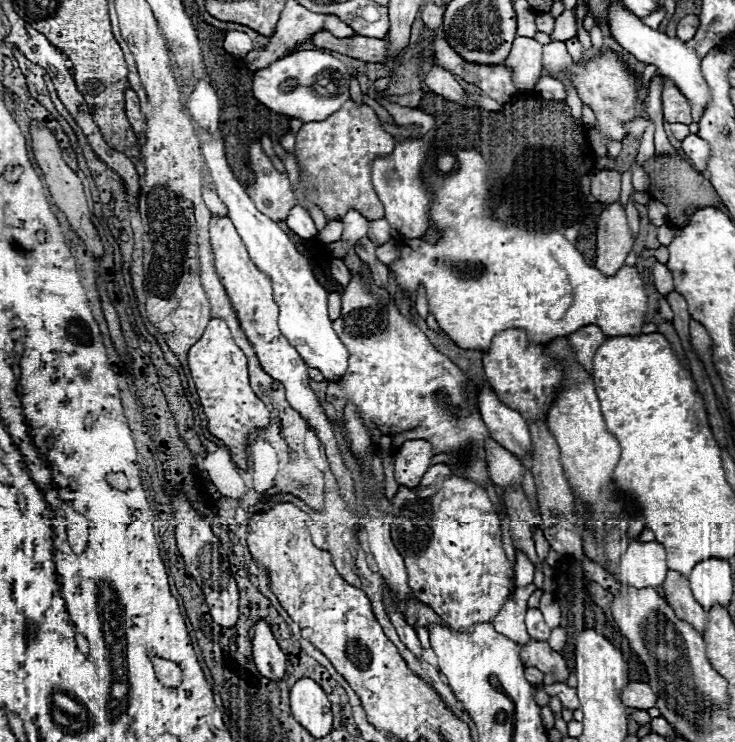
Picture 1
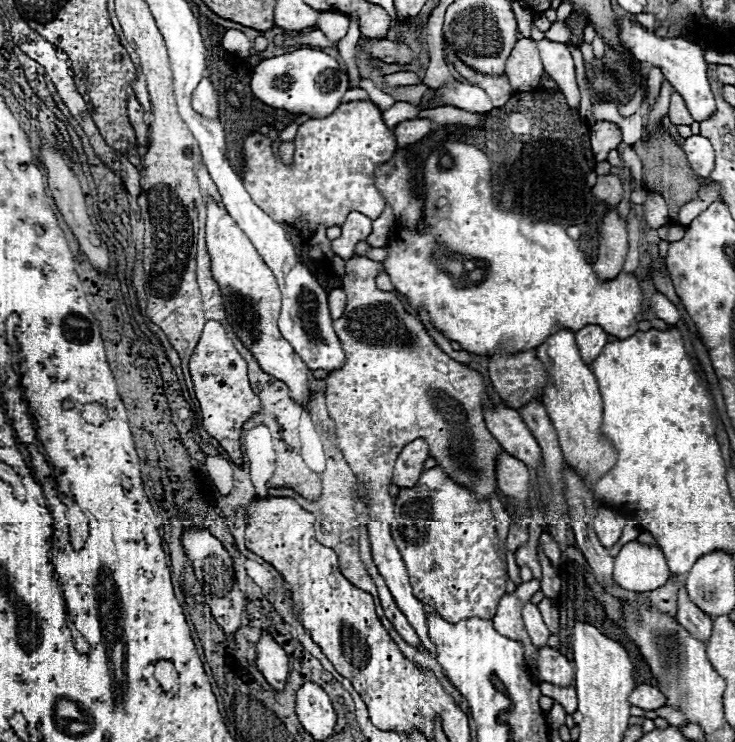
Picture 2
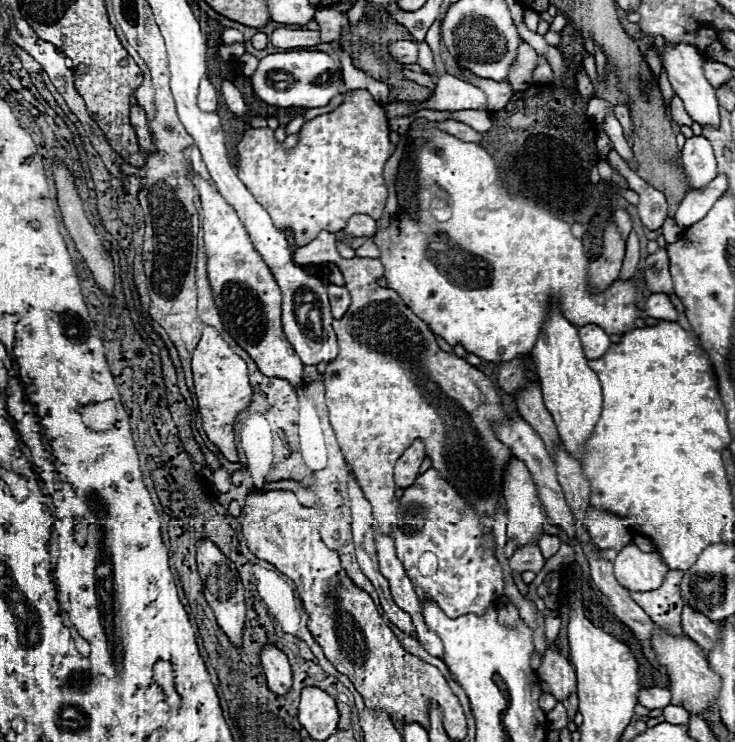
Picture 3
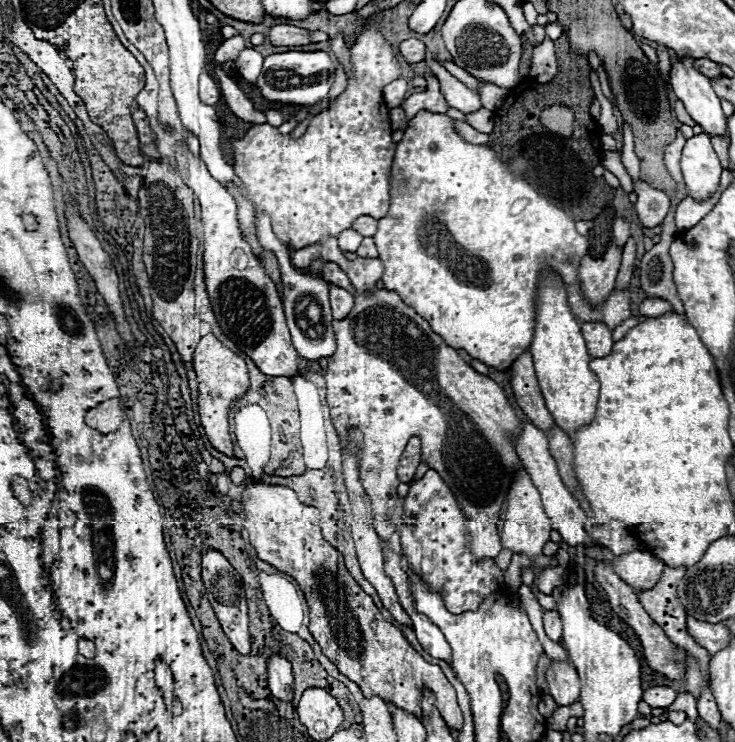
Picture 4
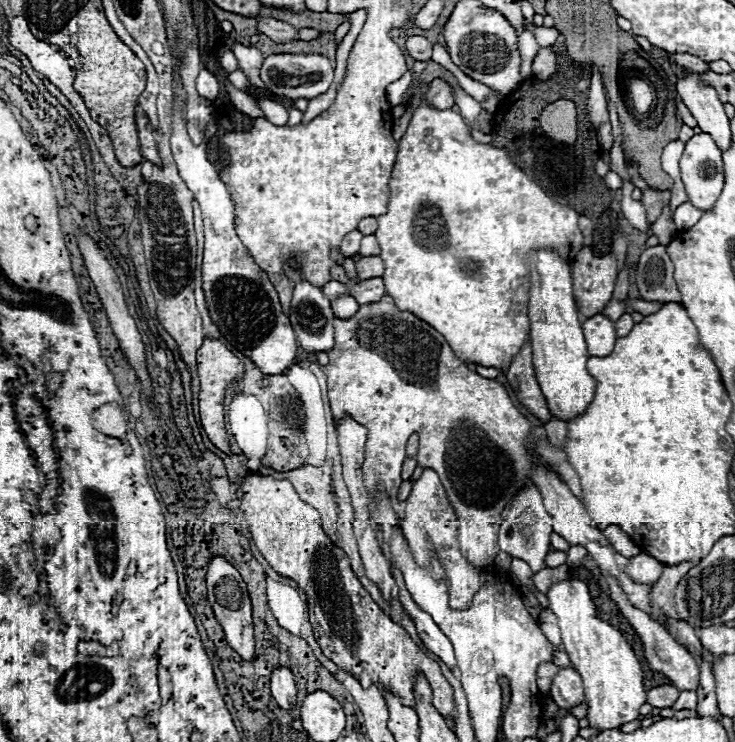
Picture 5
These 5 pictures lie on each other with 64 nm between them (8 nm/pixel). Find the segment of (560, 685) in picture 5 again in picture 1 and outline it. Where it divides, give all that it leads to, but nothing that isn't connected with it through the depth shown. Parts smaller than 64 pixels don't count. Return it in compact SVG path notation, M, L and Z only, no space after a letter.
M528 640L528 644L520 644L520 658L526 666L536 666L538 670L554 672L560 682L564 682L570 674L564 658L556 654L548 642L538 642L538 640Z

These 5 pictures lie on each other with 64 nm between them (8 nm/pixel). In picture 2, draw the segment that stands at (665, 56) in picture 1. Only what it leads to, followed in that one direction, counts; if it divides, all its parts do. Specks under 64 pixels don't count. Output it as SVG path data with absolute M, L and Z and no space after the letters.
M618 18L618 36L622 46L638 60L638 62L648 62L654 64L662 70L666 80L676 88L678 94L686 100L686 106L692 114L693 120L702 122L710 112L714 112L714 96L706 78L706 62L704 62L704 52L698 48L694 42L684 40L684 38L658 38L654 32L648 28L640 26L638 22L630 18Z

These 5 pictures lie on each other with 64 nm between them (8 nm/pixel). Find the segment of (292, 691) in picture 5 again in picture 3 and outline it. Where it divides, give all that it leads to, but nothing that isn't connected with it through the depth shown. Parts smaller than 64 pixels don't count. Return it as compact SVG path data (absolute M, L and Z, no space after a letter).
M266 644L260 654L260 664L264 668L264 674L268 678L268 688L276 694L286 694L292 686L292 672L288 658L282 650L278 650L274 644Z

